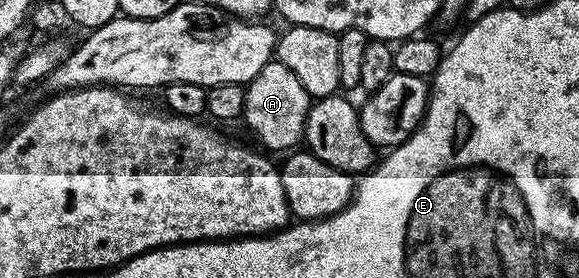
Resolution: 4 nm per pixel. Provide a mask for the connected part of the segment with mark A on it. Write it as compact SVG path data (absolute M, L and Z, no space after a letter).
M271 59L262 68L260 75L256 75L250 80L249 85L245 86L245 91L246 98L241 120L246 121L247 127L254 132L255 139L263 145L261 146L263 150L286 149L285 151L290 151L303 144L312 99L308 91L304 91L300 79L296 79L296 75L292 75L292 71L284 67L284 63Z

